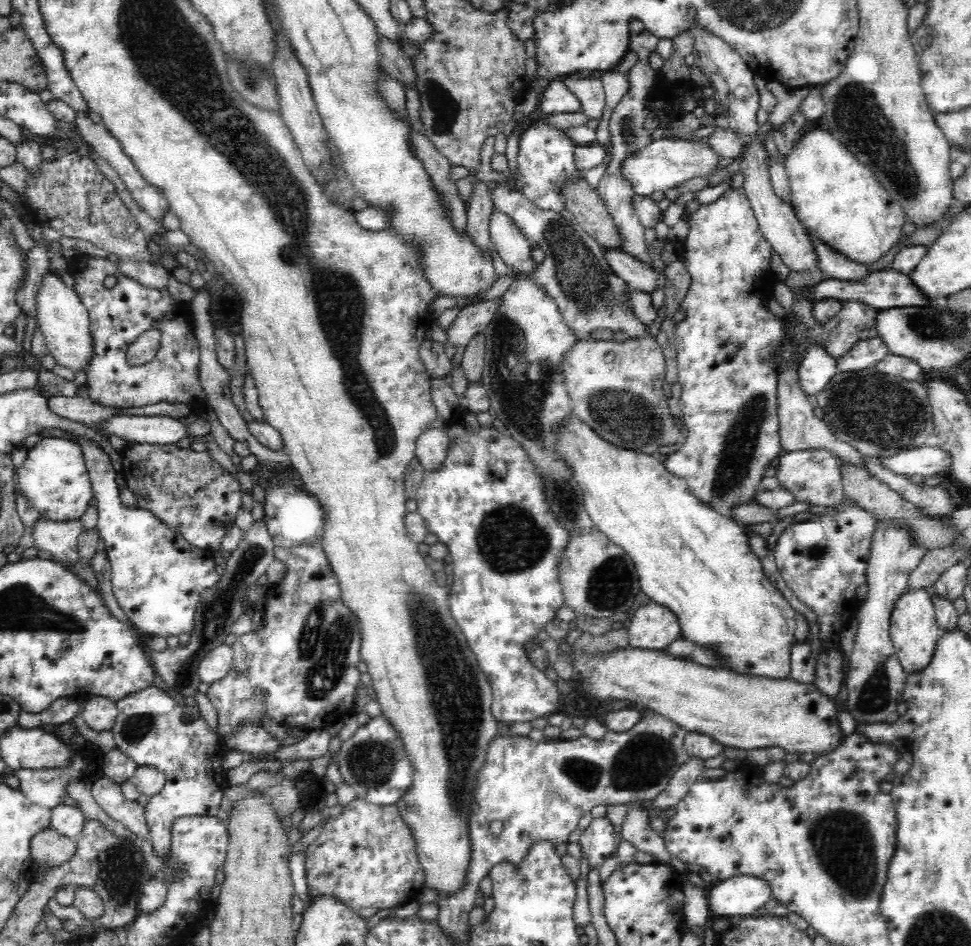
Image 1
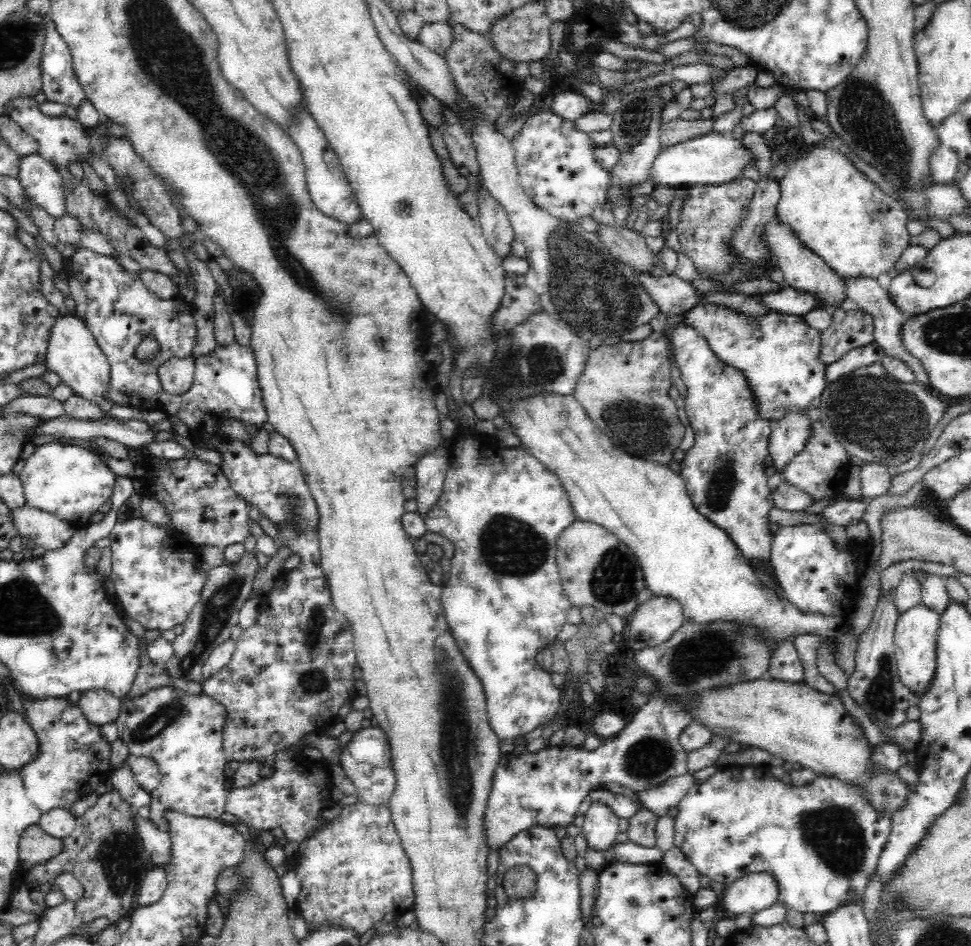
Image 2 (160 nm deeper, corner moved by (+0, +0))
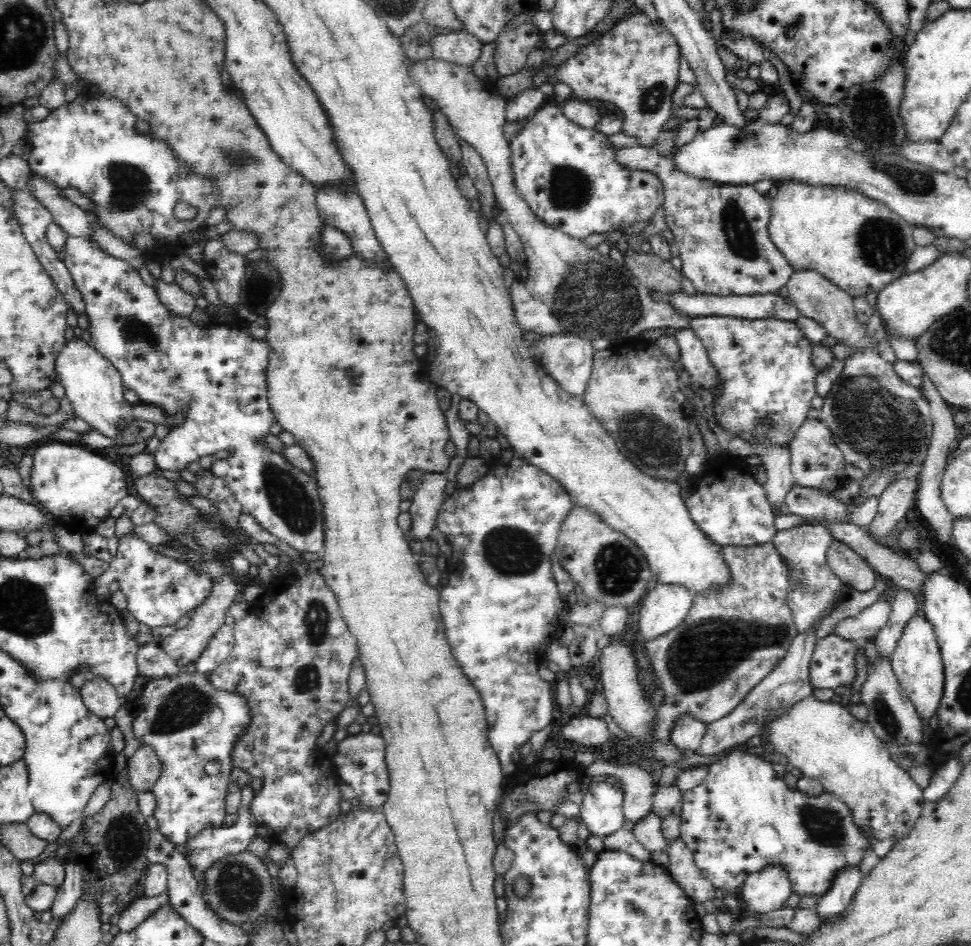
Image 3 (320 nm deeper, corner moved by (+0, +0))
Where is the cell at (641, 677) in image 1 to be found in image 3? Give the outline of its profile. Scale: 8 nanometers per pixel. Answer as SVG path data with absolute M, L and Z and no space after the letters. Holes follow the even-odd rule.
M810 695L792 706L786 714L768 723L764 730L770 732L768 742L777 752L782 752L793 767L800 769L803 777L816 780L826 792L834 794L847 805L858 829L866 834L870 842L890 838L898 842L914 830L914 825L922 816L922 806L926 804L924 790L912 780L908 771L894 762L886 745L876 738L867 723L850 715L847 707L832 704L832 700L818 701Z

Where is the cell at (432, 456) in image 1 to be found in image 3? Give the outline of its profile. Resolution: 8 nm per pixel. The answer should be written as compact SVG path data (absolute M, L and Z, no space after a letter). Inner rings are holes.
M424 472L421 483L411 499L410 530L405 533L408 542L424 542L430 539L430 532L436 528L435 518L445 500L446 482L444 473Z

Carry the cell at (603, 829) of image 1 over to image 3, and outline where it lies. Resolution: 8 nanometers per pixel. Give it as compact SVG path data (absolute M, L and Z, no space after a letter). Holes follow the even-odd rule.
M597 776L583 794L579 820L588 825L594 836L608 836L622 828L625 822L623 812L624 793L612 783L600 782Z

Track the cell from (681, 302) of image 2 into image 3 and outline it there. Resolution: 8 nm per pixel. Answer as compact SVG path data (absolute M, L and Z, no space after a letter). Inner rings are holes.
M684 292L676 294L676 296L666 297L670 300L670 305L678 313L687 314L687 316L706 316L706 315L722 315L726 317L738 317L743 319L782 319L788 322L795 322L799 317L797 307L794 306L789 299L780 298L776 294L768 294L768 296L710 296L696 294L696 296L688 296Z

